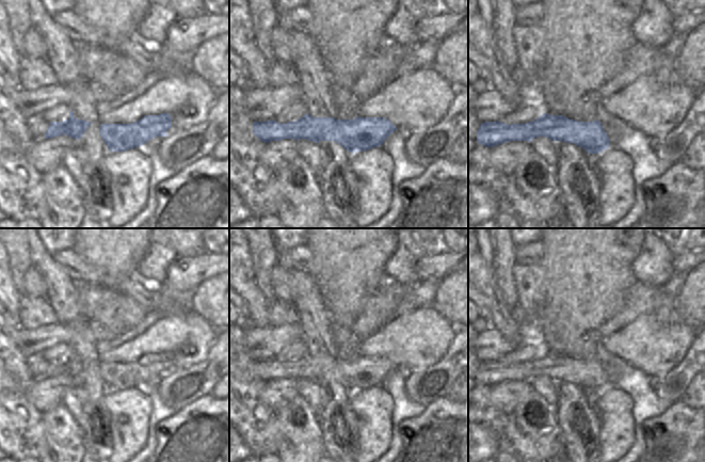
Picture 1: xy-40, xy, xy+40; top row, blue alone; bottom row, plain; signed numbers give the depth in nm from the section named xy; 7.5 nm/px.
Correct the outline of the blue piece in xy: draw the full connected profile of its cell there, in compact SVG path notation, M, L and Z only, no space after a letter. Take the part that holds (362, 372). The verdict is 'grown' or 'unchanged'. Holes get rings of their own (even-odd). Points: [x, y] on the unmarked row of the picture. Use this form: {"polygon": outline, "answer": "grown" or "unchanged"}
{"polygon": "M303 356L279 363L274 359L254 361L253 372L265 382L294 378L305 378L319 382L333 380L354 393L379 386L397 367L384 356L356 356L354 359L335 359L333 356Z", "answer": "unchanged"}

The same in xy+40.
{"polygon": "M546 352L525 363L508 364L499 360L484 361L477 370L477 381L491 387L510 380L530 382L538 376L546 376L554 381L574 382L589 393L599 393L609 386L609 377L597 359L578 361L563 354Z", "answer": "unchanged"}

